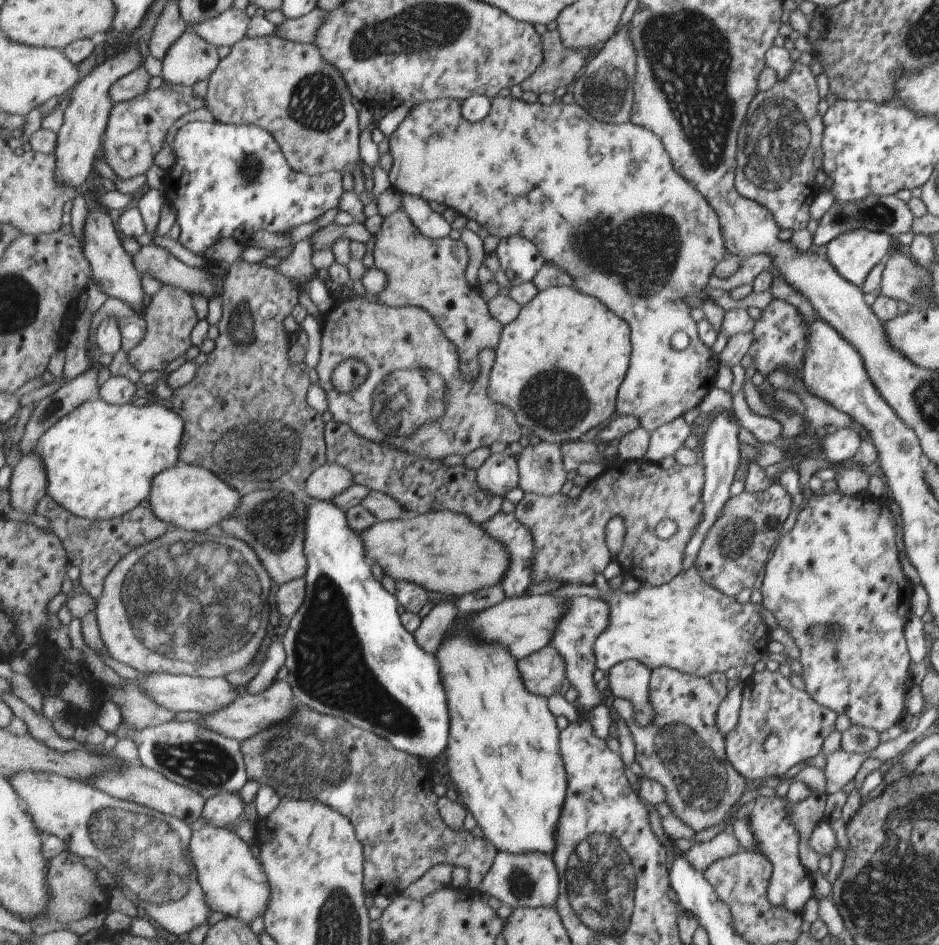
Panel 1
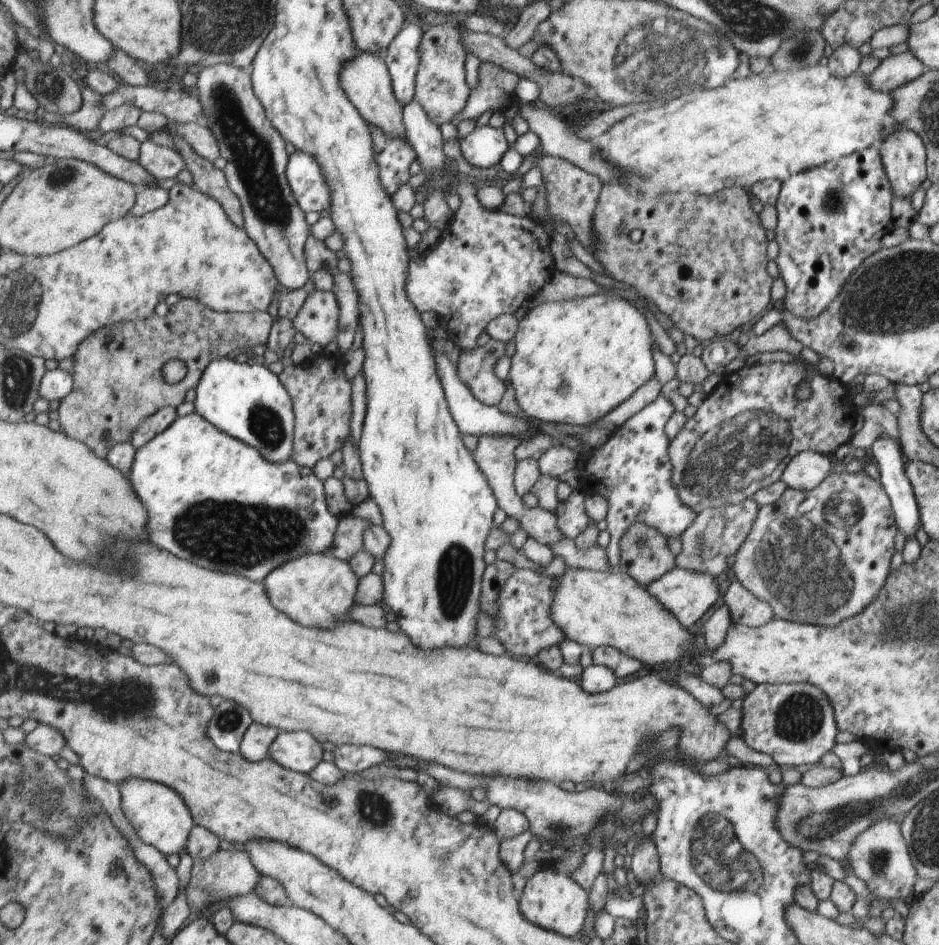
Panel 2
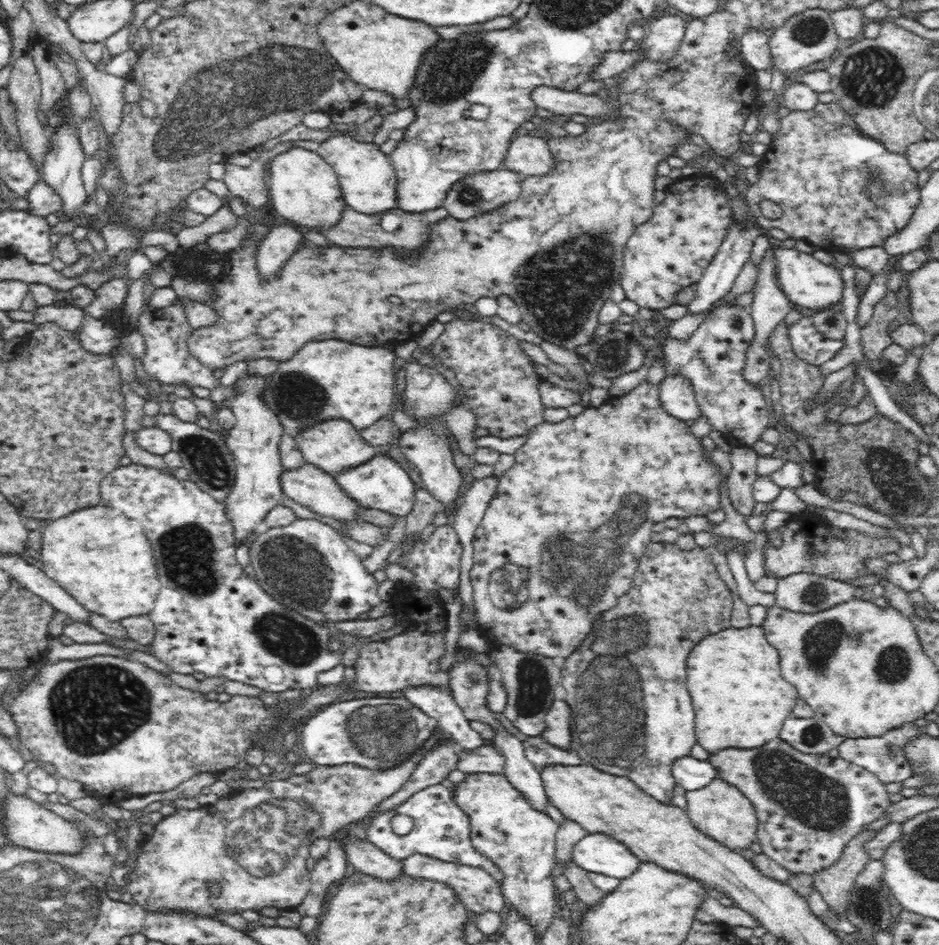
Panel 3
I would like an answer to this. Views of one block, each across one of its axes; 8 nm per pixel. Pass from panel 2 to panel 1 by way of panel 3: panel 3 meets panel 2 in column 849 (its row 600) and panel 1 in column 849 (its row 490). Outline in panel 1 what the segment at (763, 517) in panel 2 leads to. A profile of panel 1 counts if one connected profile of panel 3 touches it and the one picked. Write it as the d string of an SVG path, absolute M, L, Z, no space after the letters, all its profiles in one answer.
M838 489L833 492L810 495L804 506L797 513L793 527L785 533L780 542L776 544L772 558L768 560L765 572L759 579L761 593L761 606L771 613L777 624L795 641L799 649L798 661L802 666L802 682L804 690L817 704L833 709L837 714L844 714L850 720L851 725L872 728L878 733L885 731L889 726L899 722L899 716L903 712L903 696L907 688L911 686L911 676L907 672L907 645L904 639L904 626L908 615L911 614L910 596L911 586L901 574L899 562L897 562L897 550L895 550L895 525L896 518L889 508L886 499L871 500L861 496L848 497L840 493Z

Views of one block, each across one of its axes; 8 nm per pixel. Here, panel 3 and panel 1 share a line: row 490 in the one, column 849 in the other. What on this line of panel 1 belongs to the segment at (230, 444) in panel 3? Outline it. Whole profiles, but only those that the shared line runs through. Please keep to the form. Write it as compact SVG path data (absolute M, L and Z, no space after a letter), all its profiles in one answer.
M853 229L830 240L821 250L841 277L860 287L867 272L891 248L891 238L881 231Z

